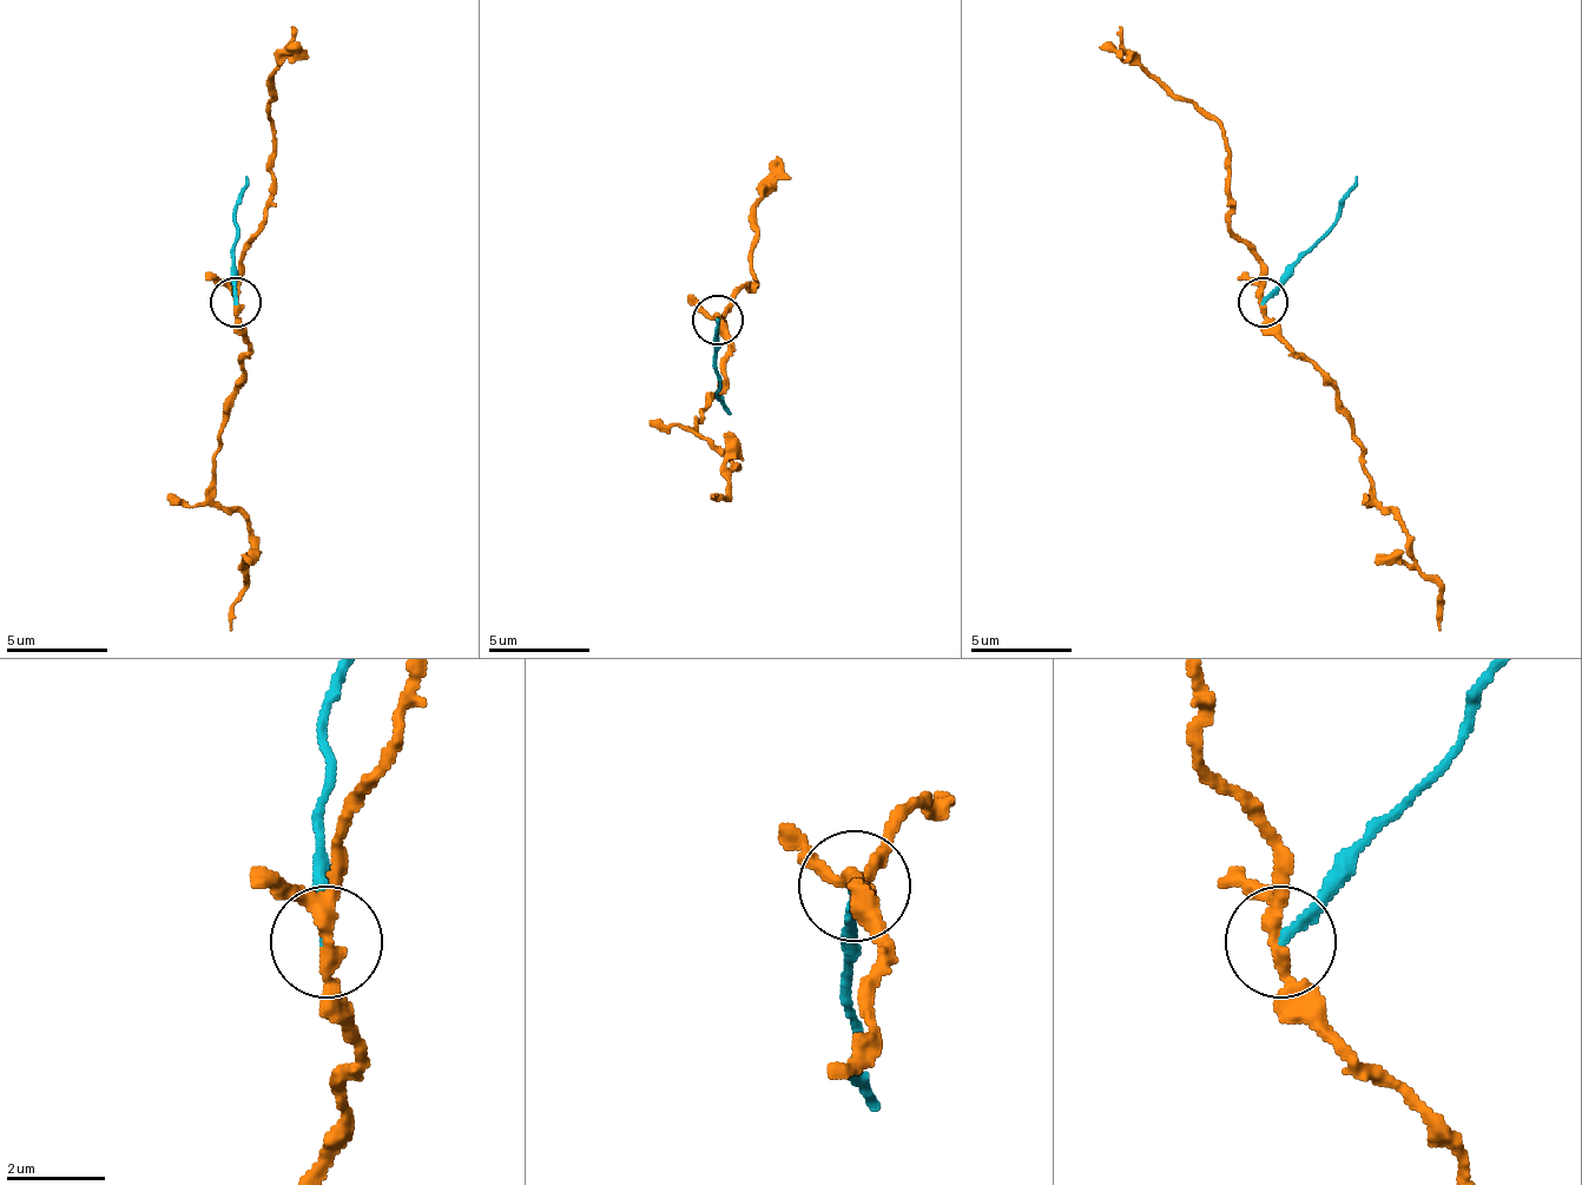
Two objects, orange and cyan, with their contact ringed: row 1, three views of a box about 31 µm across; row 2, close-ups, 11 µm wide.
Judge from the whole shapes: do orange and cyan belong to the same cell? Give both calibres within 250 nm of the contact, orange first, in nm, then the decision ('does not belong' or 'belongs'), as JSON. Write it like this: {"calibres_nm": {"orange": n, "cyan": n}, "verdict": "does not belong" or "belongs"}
{"calibres_nm": {"orange": 240, "cyan": 190}, "verdict": "does not belong"}

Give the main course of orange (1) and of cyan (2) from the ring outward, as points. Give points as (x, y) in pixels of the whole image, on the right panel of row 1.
1: (1261, 303), (1261, 318), (1327, 384), (1363, 449), (1377, 500), (1408, 535), (1408, 555), (1438, 586), (1438, 632)
2: (1261, 303), (1337, 217), (1357, 177)

